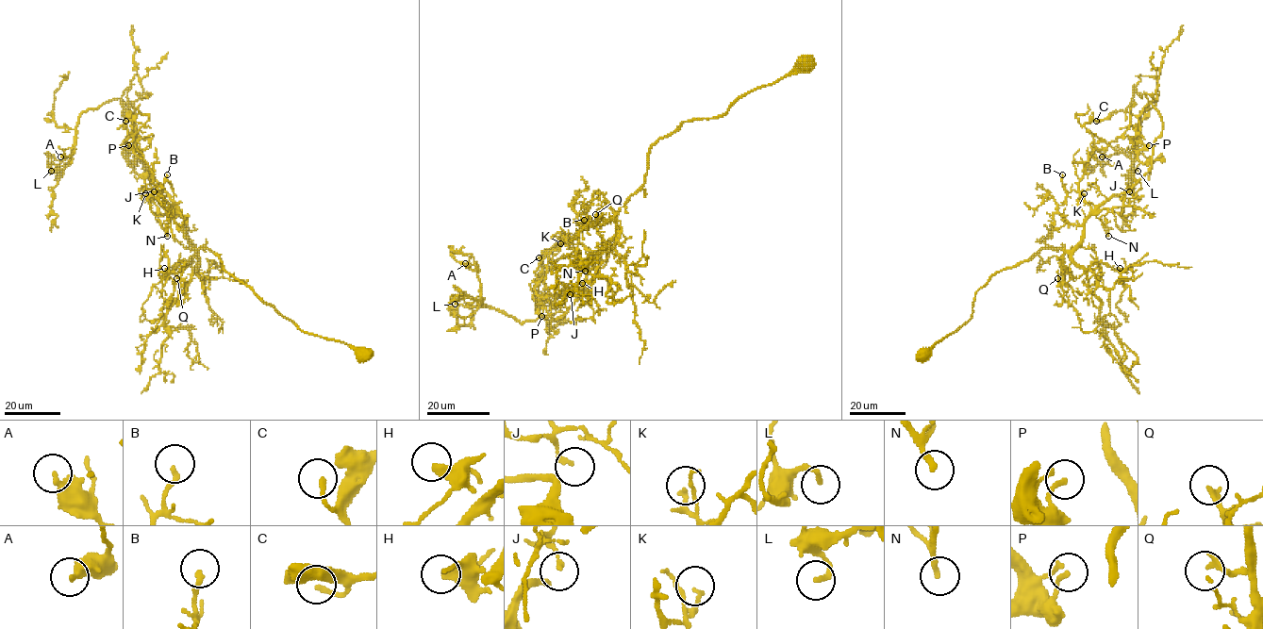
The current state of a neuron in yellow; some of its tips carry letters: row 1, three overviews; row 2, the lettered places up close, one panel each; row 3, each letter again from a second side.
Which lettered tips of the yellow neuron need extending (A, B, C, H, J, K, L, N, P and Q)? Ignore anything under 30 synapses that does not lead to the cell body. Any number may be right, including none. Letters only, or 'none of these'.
N

